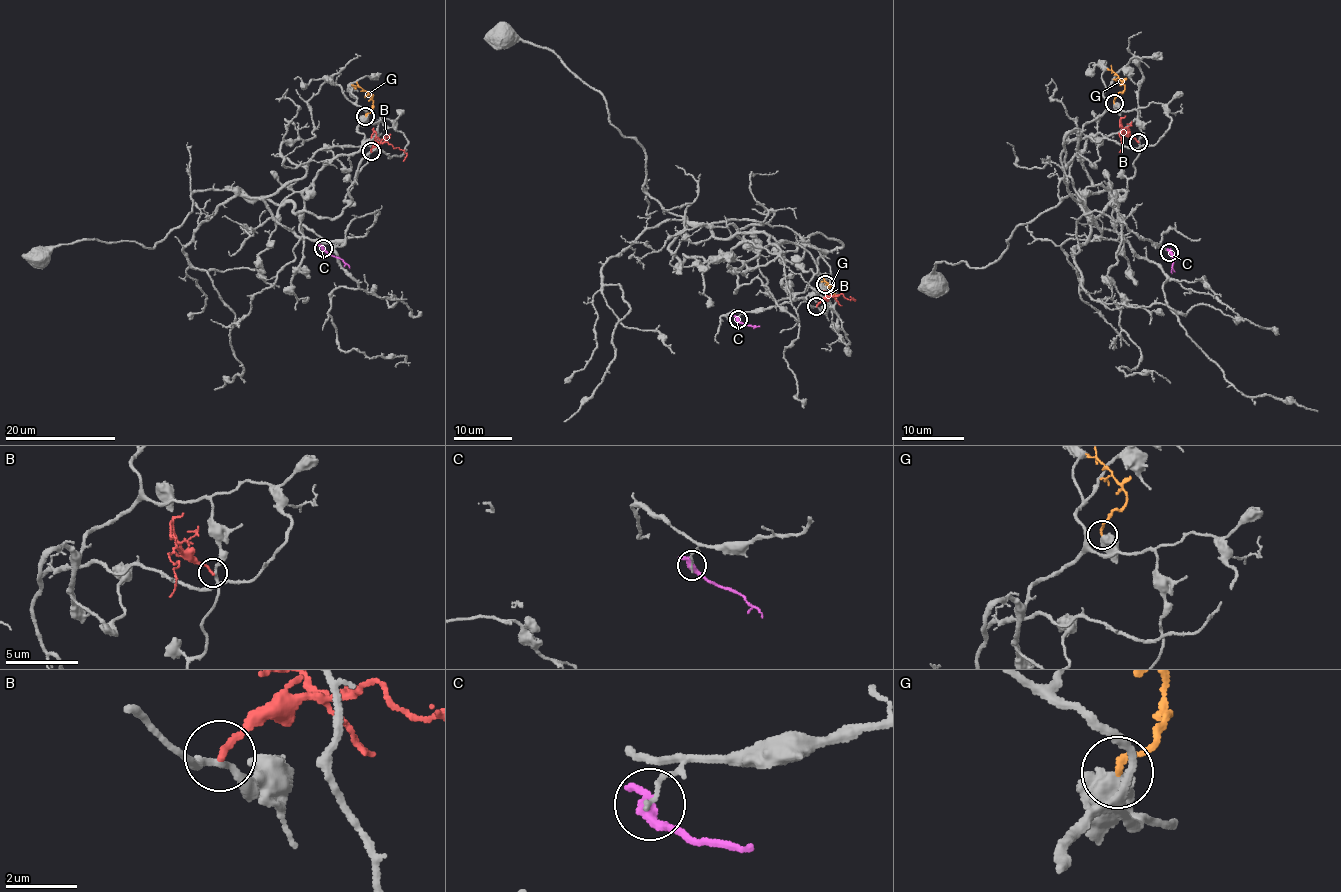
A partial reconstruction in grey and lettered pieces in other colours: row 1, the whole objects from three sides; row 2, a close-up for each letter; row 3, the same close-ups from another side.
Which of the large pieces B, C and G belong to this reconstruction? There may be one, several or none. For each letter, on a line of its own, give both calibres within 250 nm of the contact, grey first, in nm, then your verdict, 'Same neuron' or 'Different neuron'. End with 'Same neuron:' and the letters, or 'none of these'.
B: Thickness 200 nm (grey) against 170 nm. Different neuron
C: Thickness 120 nm (grey) against 480 nm. Different neuron
G: Thickness 650 nm (grey) against 150 nm. Different neuron
Same neuron: none of these

